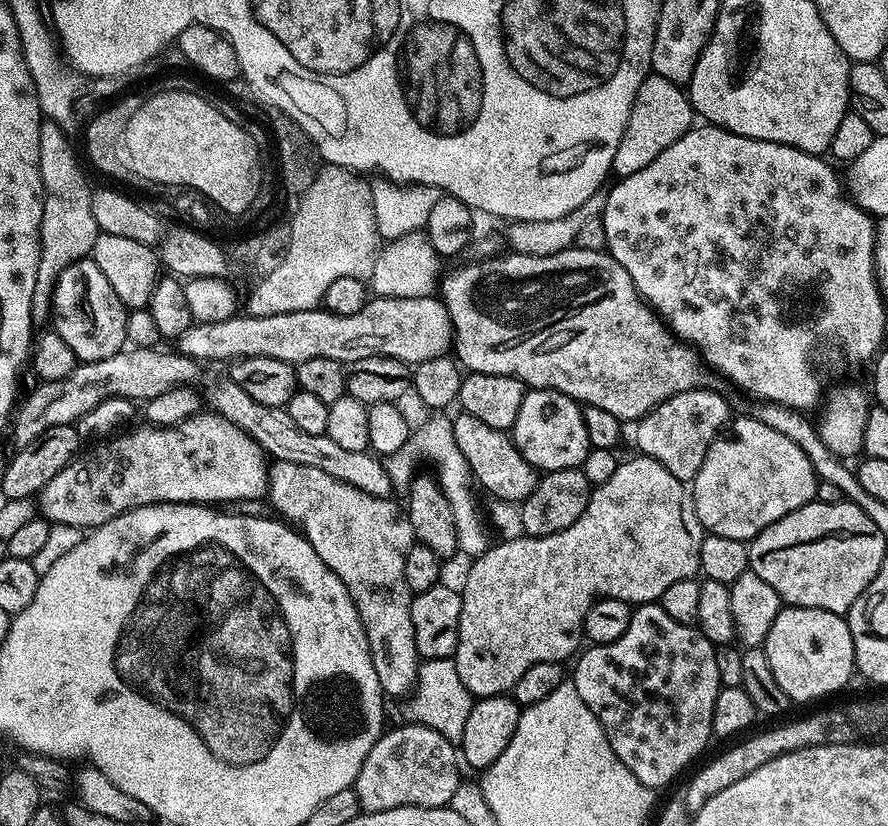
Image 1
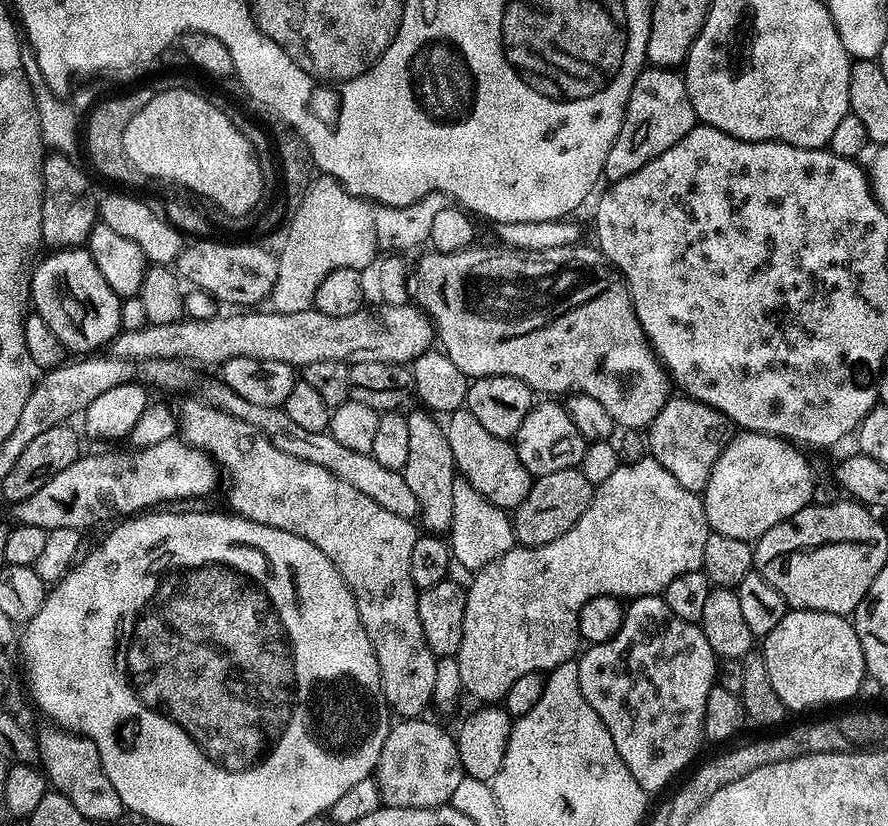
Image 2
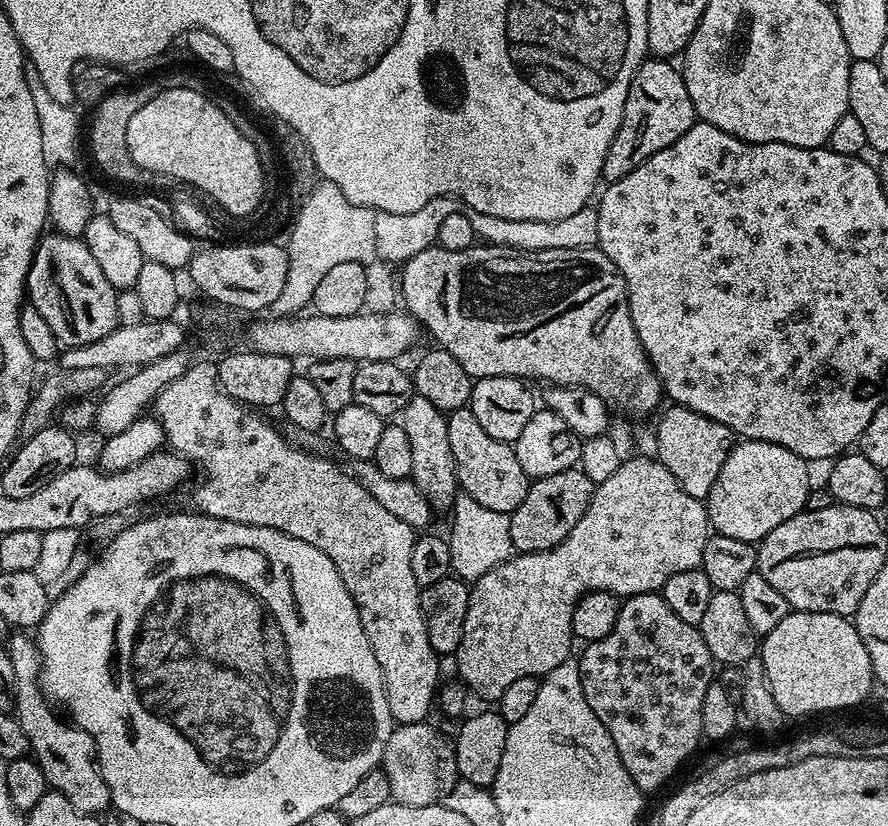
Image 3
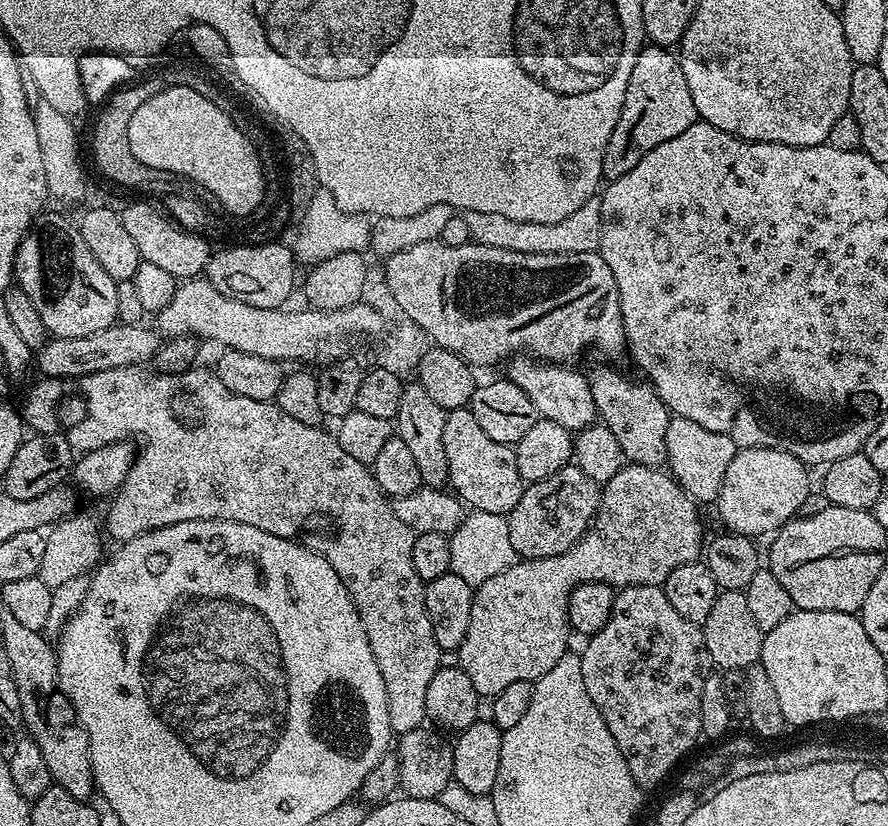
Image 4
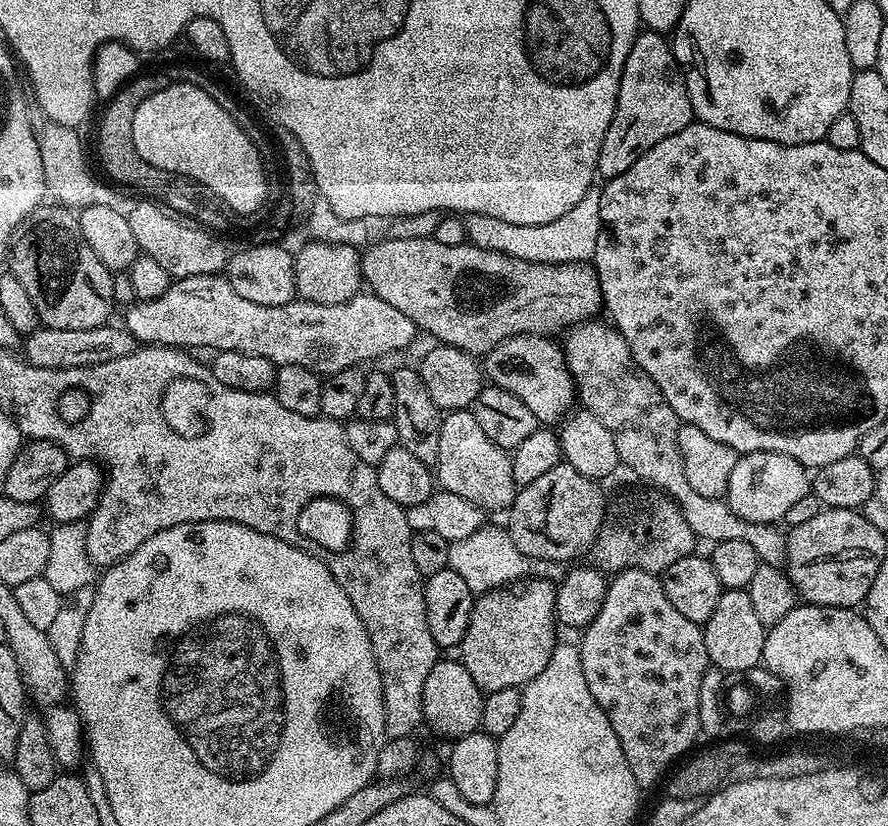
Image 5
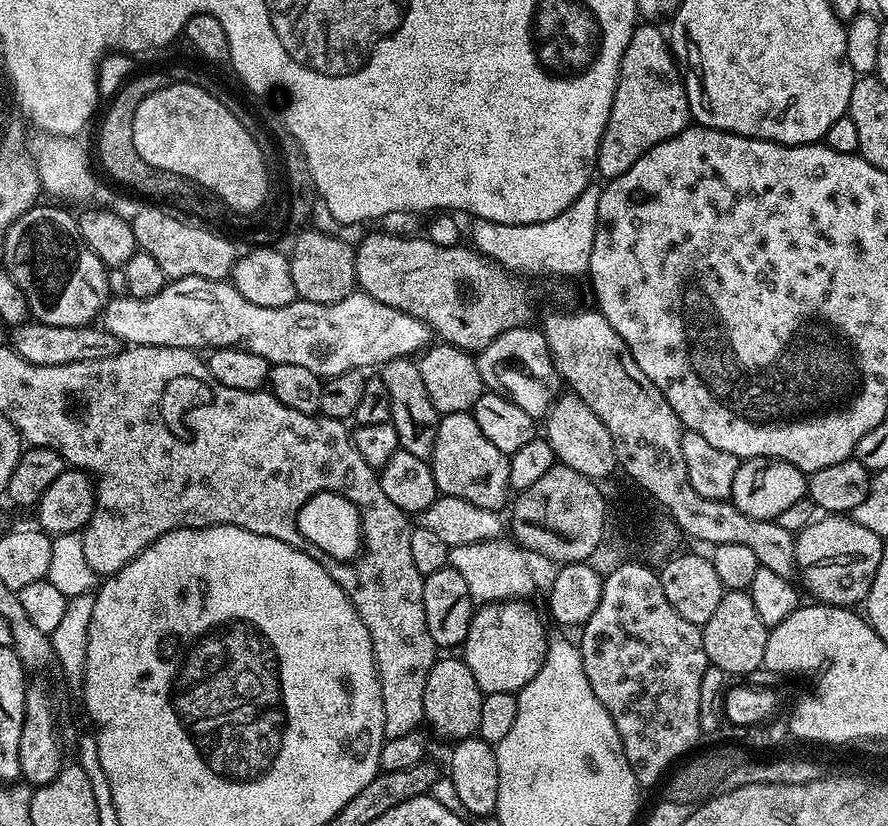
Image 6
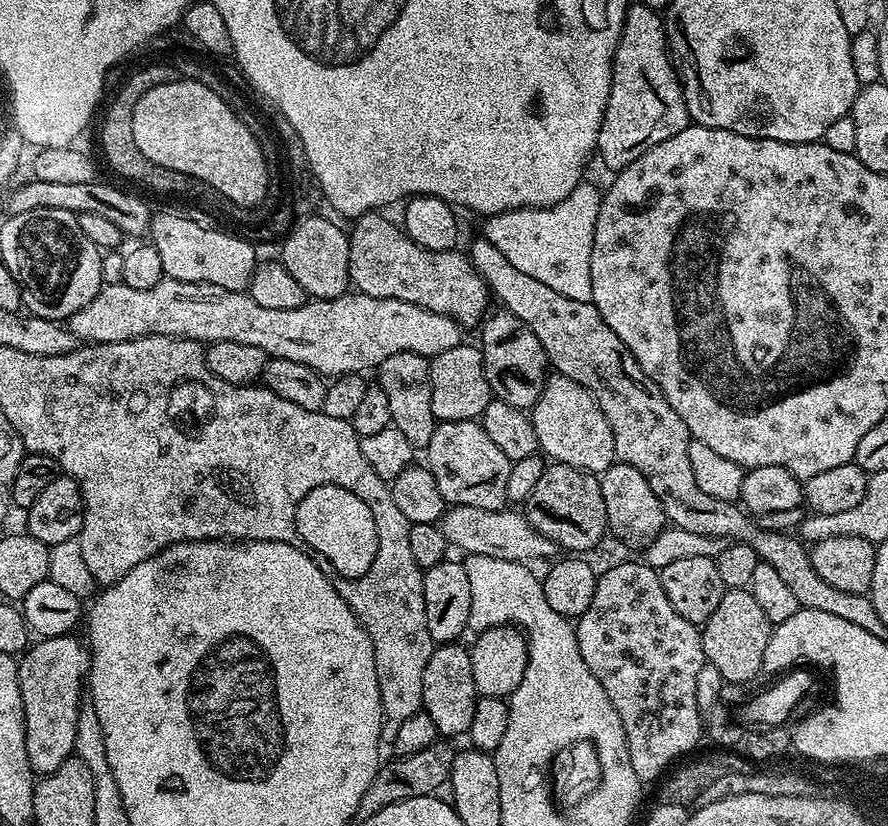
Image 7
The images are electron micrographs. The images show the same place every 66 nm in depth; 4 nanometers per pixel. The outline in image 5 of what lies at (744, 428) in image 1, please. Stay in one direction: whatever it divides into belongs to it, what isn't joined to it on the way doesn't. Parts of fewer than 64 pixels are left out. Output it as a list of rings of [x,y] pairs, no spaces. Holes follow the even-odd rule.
[[[746,452],[730,473],[727,502],[730,510],[746,522],[776,524],[791,508],[810,496],[810,472],[794,458],[777,452]]]

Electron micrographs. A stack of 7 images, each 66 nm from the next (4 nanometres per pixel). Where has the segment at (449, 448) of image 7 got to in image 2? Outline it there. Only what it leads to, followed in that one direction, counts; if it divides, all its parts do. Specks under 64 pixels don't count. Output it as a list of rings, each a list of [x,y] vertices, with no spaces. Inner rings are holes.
[[[467,407],[459,408],[447,417],[446,431],[459,475],[468,480],[470,486],[474,486],[478,494],[482,494],[482,498],[499,508],[515,510],[522,498],[530,494],[534,477],[526,470],[526,466],[522,466],[515,447],[509,441],[490,434],[490,430],[485,430],[482,422],[478,422],[478,418],[474,418]]]

